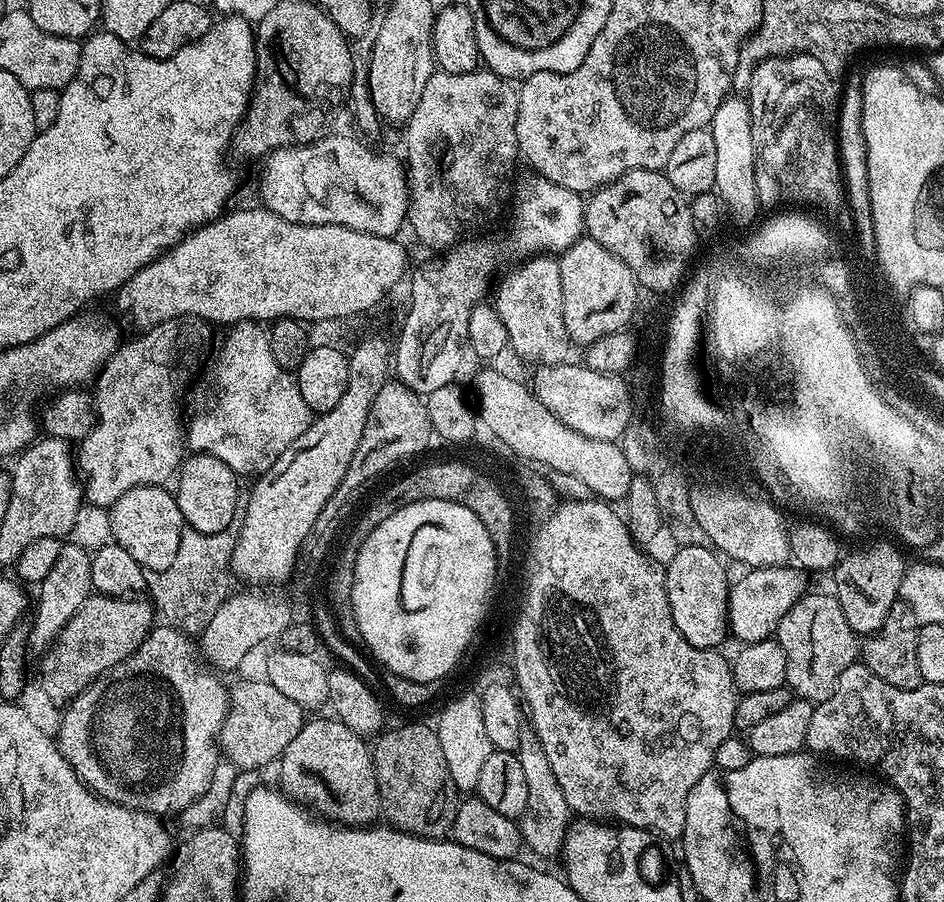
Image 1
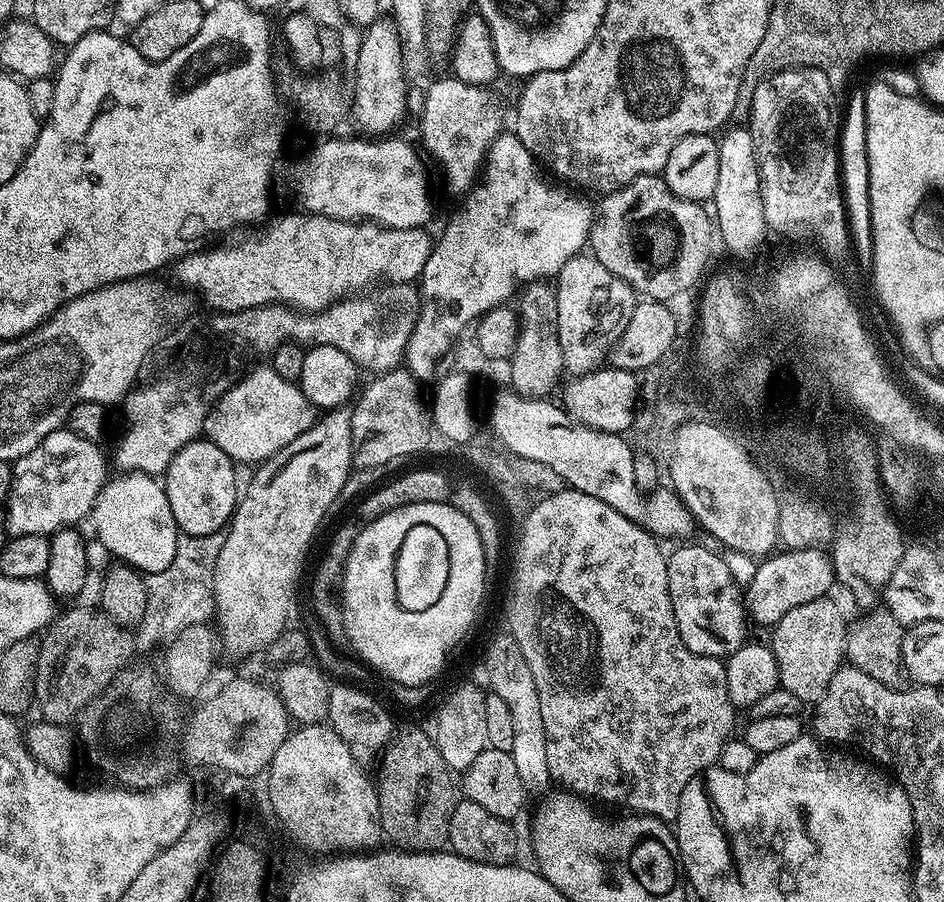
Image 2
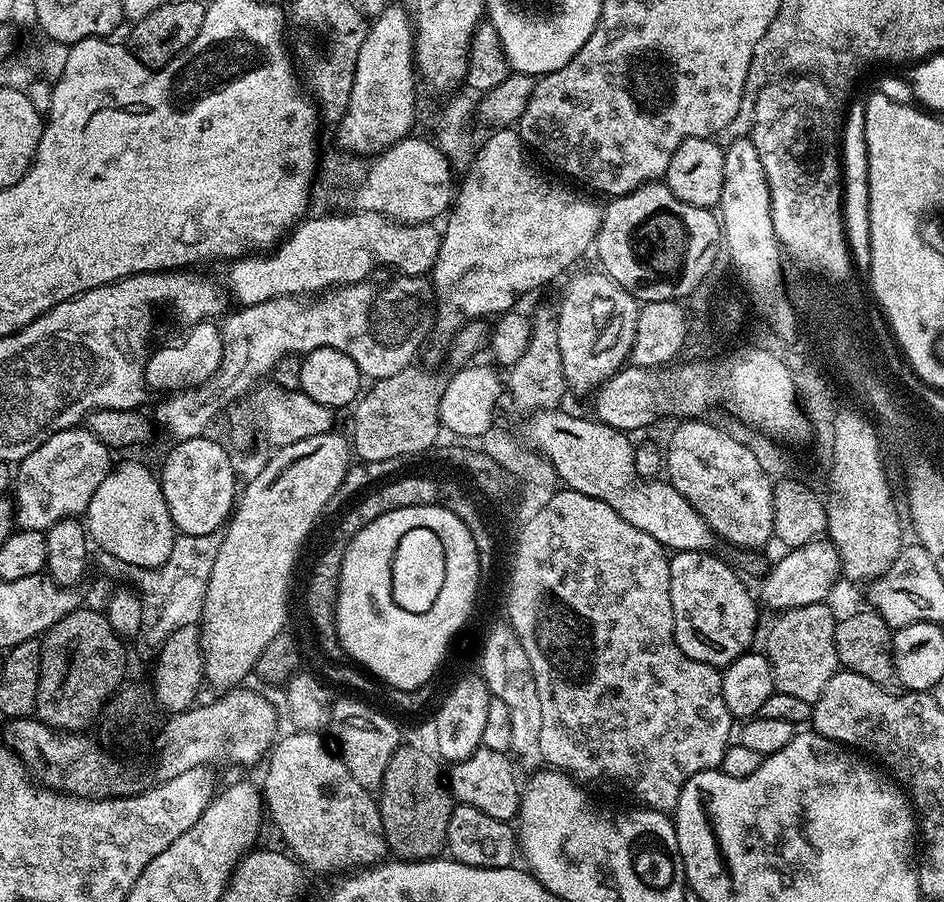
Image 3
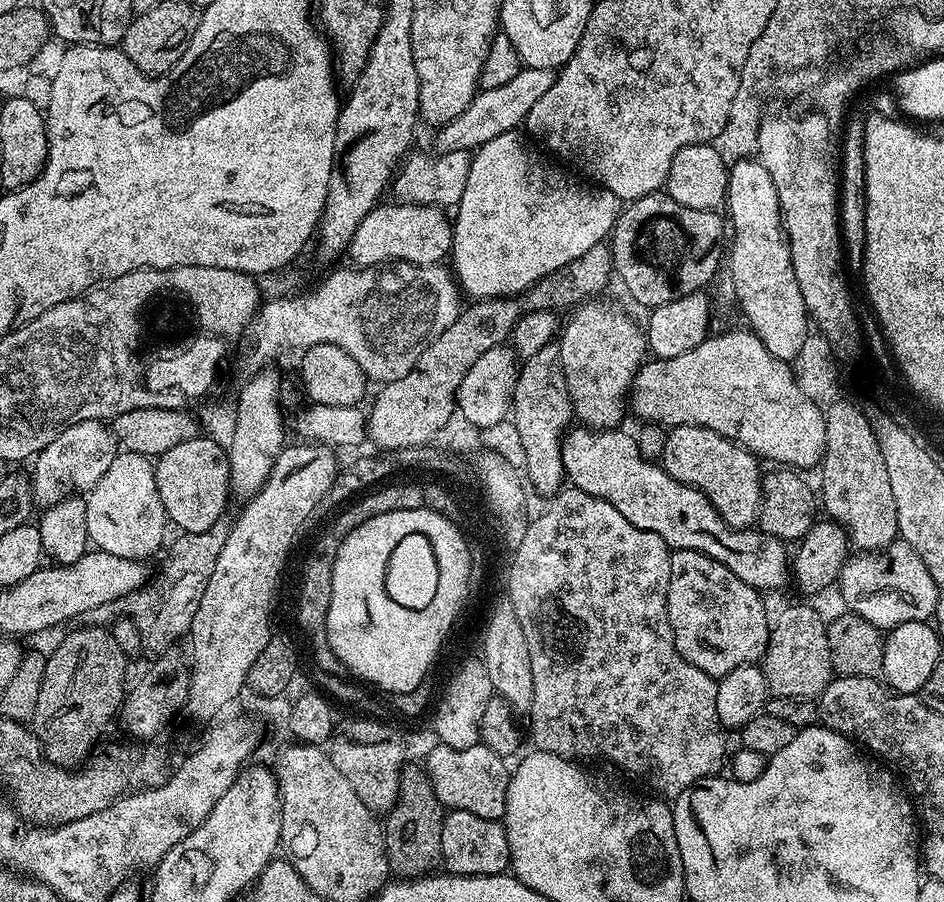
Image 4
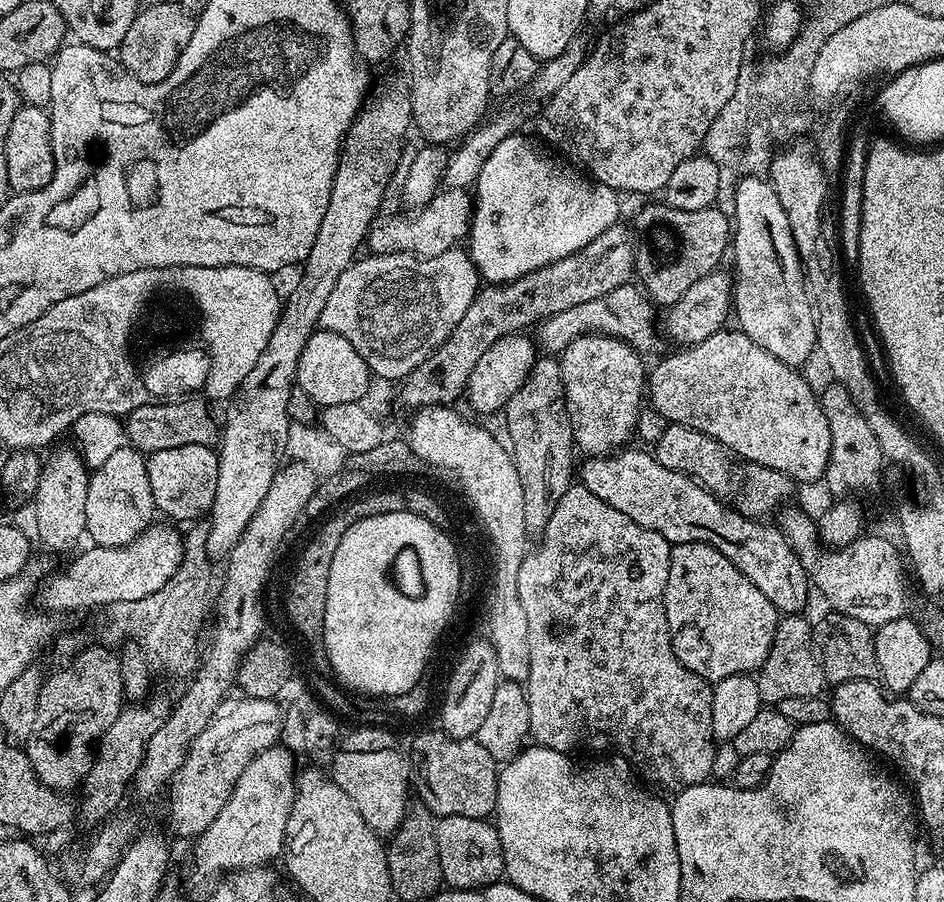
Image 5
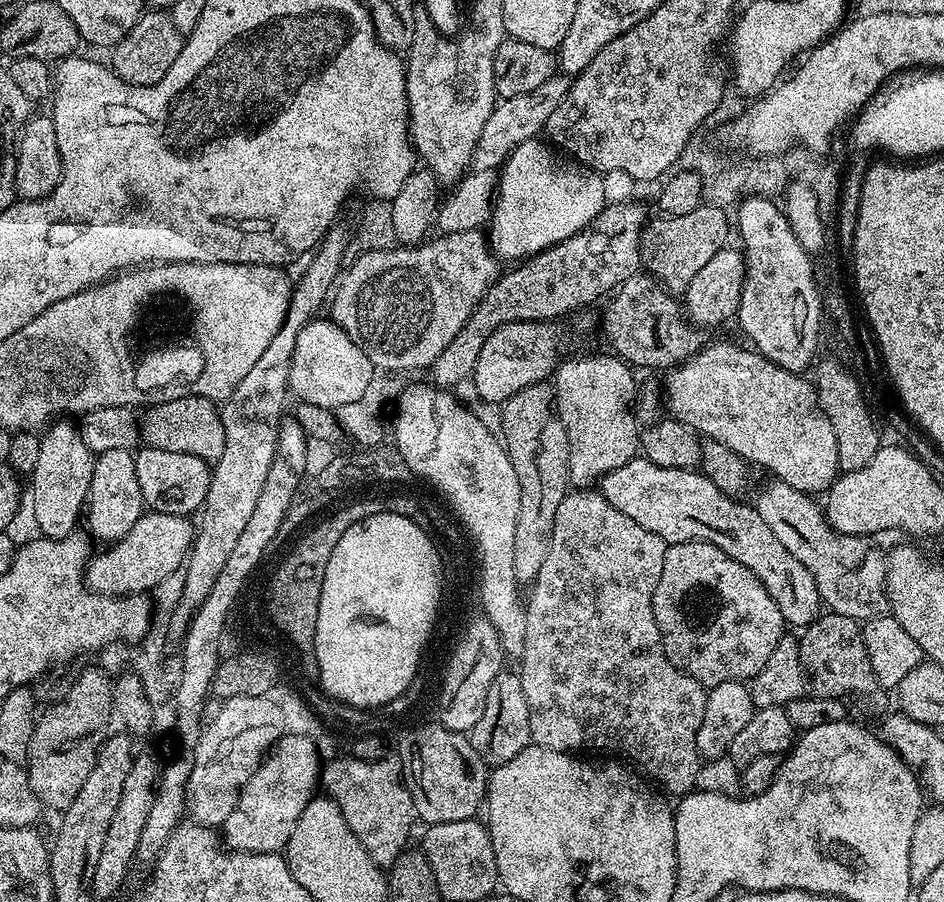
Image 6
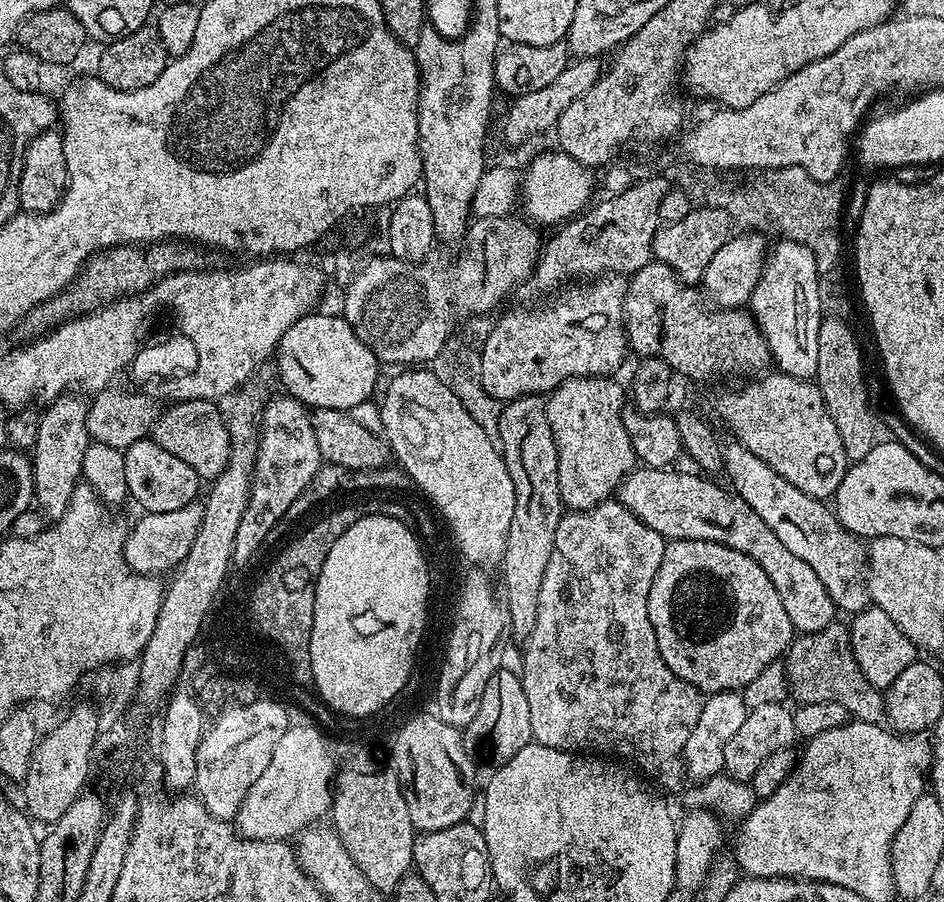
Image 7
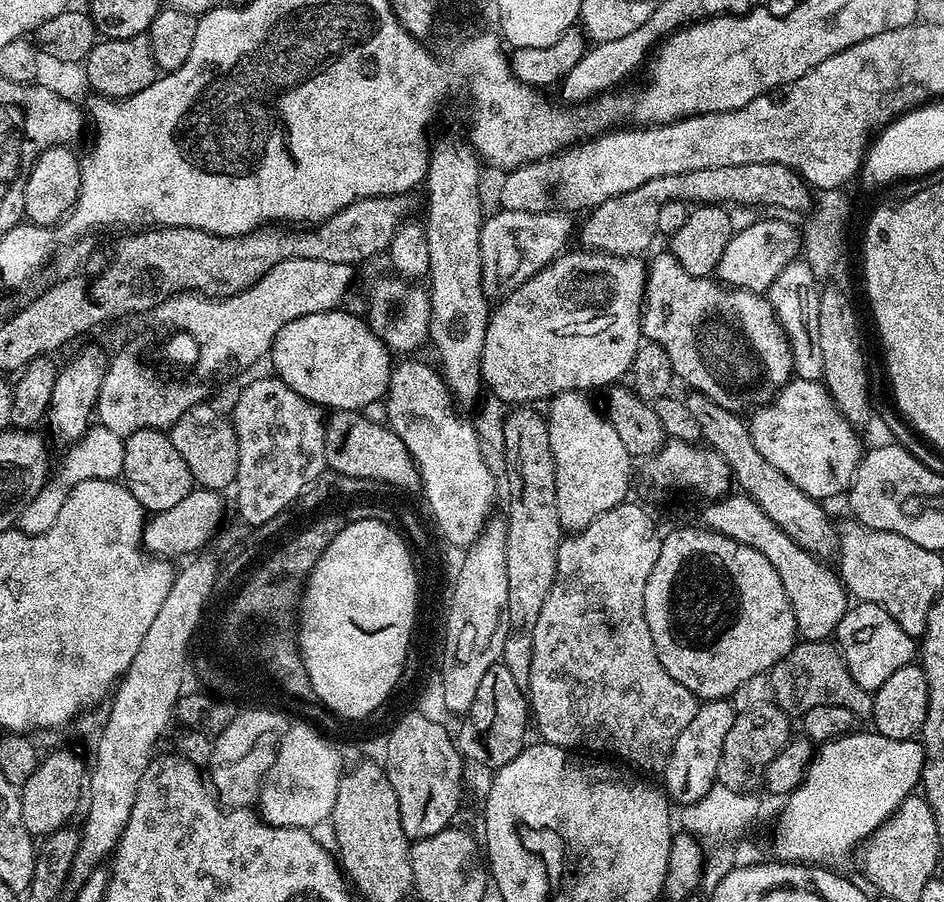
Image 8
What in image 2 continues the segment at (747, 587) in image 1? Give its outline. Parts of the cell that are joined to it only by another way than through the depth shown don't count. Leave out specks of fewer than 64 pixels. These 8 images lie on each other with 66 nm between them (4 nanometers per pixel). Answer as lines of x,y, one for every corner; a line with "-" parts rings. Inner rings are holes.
819,548
810,550
780,550
767,558
761,559
752,576
748,588
746,584
746,612
756,624
774,626
794,606
802,606
802,602
814,602
818,598
828,596
836,584
836,574
832,571
832,561

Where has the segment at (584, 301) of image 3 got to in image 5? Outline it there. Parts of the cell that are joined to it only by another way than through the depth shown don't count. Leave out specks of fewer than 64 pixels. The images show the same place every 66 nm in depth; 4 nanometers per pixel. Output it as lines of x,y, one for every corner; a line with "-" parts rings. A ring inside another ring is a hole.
589,334
579,336
566,350
559,353
562,386
566,398
568,421
572,427
572,438
577,449
585,453
585,457
611,456
619,452
633,439
636,430
636,419
642,407
642,397
646,392
646,364
645,357
626,342
616,340
613,336

